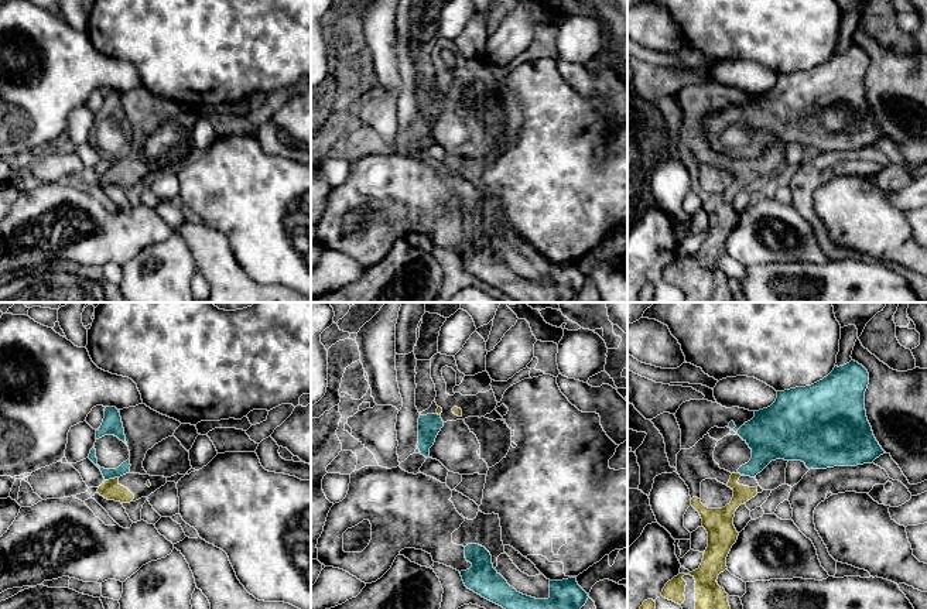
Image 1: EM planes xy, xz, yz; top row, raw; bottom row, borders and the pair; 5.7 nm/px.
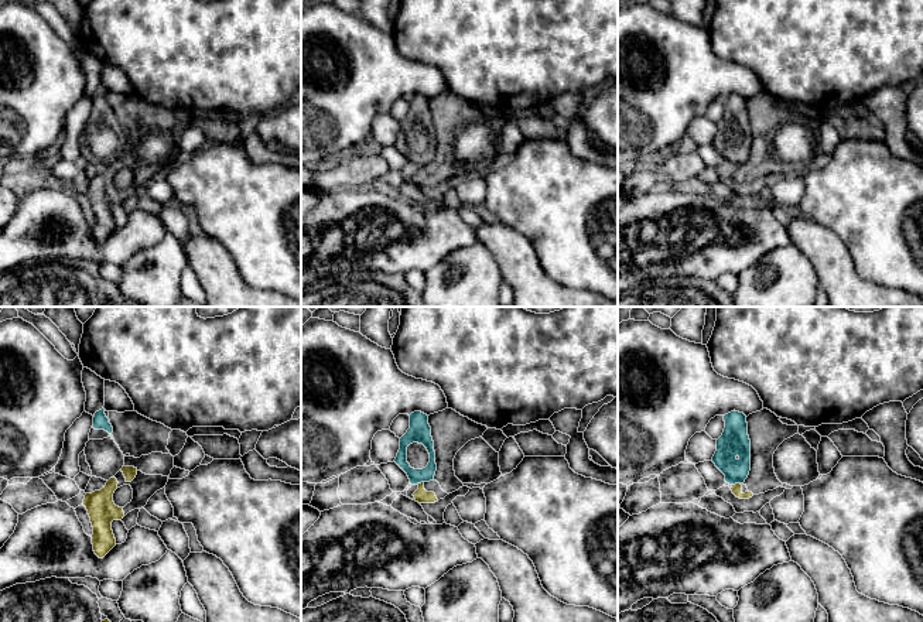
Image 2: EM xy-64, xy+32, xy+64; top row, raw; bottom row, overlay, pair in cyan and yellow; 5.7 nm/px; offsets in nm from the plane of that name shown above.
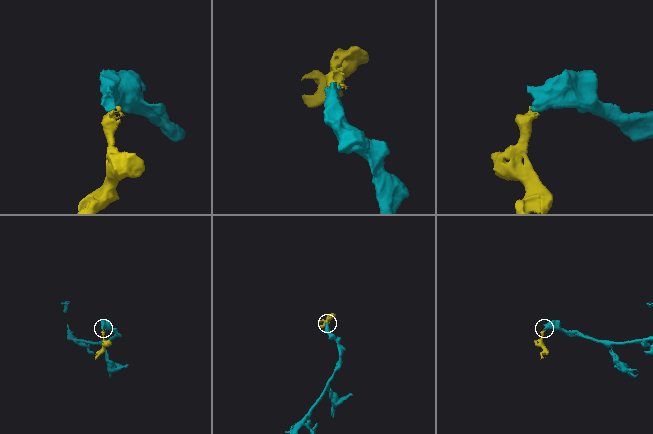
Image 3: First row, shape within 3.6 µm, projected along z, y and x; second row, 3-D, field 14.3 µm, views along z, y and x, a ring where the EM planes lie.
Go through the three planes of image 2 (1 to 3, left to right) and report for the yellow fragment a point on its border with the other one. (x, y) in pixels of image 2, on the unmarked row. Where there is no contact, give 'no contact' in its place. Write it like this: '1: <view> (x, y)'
1: no contact
2: xy+32 (420, 166)
3: xy+64 (735, 166)

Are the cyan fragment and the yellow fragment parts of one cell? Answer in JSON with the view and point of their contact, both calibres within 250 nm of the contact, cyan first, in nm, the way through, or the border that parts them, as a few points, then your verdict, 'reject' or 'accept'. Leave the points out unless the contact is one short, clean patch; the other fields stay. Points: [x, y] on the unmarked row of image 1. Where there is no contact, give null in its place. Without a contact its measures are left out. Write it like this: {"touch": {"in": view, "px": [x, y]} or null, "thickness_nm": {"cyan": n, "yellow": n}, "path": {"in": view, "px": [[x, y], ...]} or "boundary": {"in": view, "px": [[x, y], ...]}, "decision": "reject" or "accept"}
{"touch": {"in": "xy", "px": [110, 161]}, "thickness_nm": {"cyan": 60, "yellow": 110}, "boundary": {"in": "xy", "px": [[117, 160], [105, 164]]}, "decision": "reject"}

